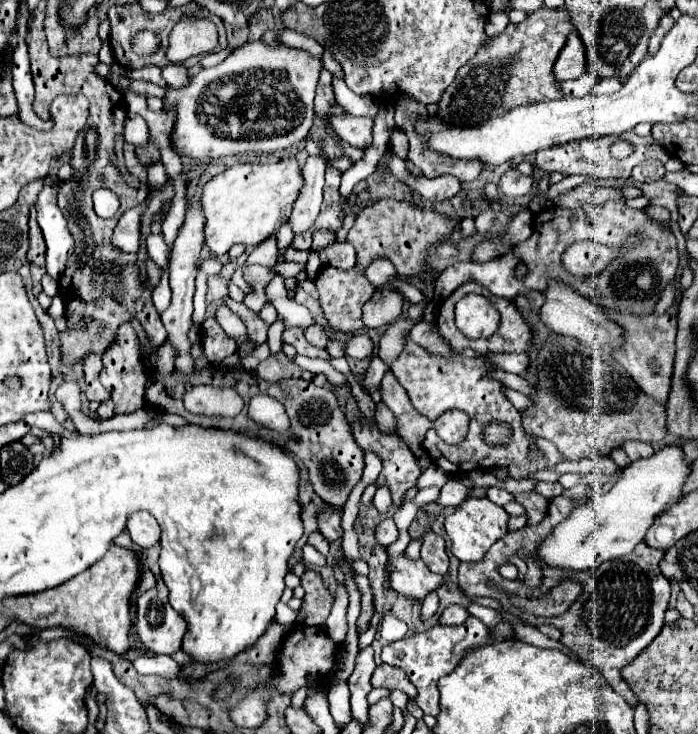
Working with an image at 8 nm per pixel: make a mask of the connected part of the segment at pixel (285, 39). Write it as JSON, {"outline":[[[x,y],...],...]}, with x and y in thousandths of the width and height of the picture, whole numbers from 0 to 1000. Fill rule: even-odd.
{"outline":[[[410,41],[407,46],[398,49],[398,54],[401,54],[404,60],[441,68],[441,71],[447,71],[447,76],[461,76],[461,68],[464,68],[450,52],[436,49],[436,46],[430,46],[430,44],[421,44],[421,41]]]}

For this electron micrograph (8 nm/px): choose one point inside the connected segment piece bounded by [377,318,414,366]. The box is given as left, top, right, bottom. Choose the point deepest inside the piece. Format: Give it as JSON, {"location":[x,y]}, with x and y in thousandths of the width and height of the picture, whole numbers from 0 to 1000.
{"location":[560,467]}

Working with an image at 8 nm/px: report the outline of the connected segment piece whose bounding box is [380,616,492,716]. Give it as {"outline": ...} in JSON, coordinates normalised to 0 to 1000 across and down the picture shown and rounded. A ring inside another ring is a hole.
{"outline":[[[670,839],[670,845],[662,850],[662,853],[619,853],[613,861],[605,861],[605,864],[593,864],[587,869],[576,869],[576,872],[567,872],[562,877],[553,877],[547,883],[547,902],[559,905],[559,907],[567,907],[567,910],[576,910],[582,918],[585,918],[585,926],[596,935],[599,940],[599,948],[593,951],[593,956],[605,965],[607,973],[616,973],[616,975],[628,975],[630,965],[628,965],[628,951],[630,951],[630,943],[625,940],[625,929],[645,918],[656,902],[662,899],[665,894],[665,886],[673,883],[673,880],[691,880],[691,877],[705,877],[702,872],[702,856],[693,853],[691,845],[679,842],[679,839]]]}

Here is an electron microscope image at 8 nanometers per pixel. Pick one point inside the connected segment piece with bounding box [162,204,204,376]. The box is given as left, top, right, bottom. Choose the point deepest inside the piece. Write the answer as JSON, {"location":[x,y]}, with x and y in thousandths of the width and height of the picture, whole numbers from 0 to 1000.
{"location":[254,435]}

